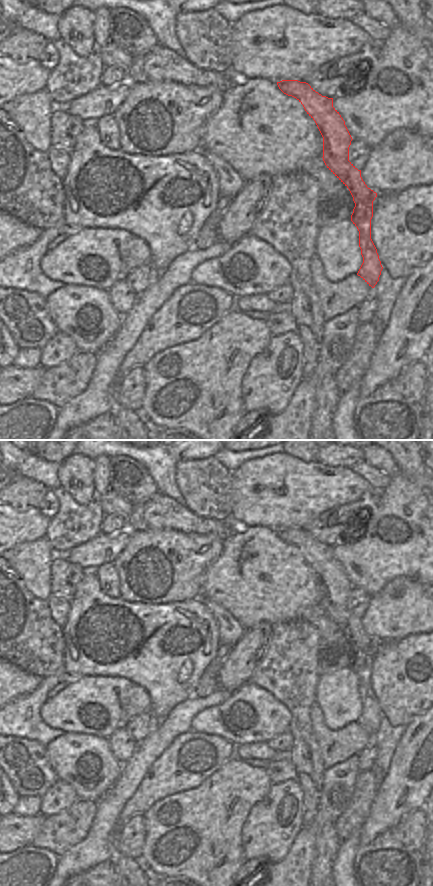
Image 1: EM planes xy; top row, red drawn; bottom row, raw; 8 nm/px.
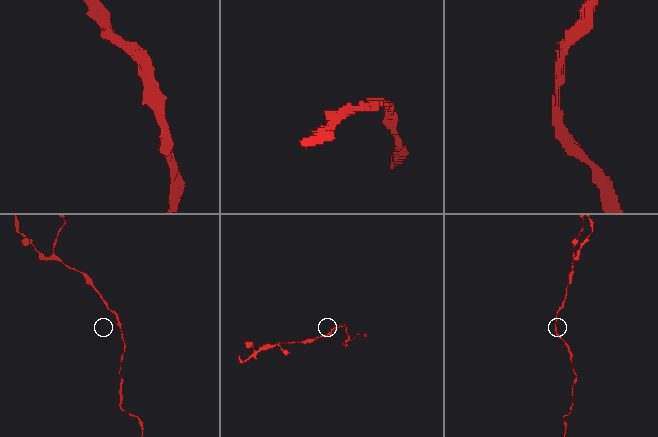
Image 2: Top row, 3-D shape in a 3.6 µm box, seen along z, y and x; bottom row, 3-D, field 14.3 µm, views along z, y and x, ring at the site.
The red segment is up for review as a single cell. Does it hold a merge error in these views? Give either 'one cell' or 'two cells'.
one cell

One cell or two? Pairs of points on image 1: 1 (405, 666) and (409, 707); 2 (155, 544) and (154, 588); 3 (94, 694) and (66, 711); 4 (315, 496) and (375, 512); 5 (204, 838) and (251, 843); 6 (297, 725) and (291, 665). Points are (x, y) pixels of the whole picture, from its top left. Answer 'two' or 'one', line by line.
1: one
2: one
3: one
4: two
5: two
6: one

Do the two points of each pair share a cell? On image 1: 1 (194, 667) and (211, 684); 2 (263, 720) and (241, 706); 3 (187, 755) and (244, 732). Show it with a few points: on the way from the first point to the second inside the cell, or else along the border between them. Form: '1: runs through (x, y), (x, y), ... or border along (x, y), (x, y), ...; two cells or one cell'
1: border along (213, 662), (201, 675), (192, 695); two cells
2: runs through (258, 716), (249, 714), (246, 711); one cell
3: border along (203, 733), (221, 736), (236, 746); two cells

